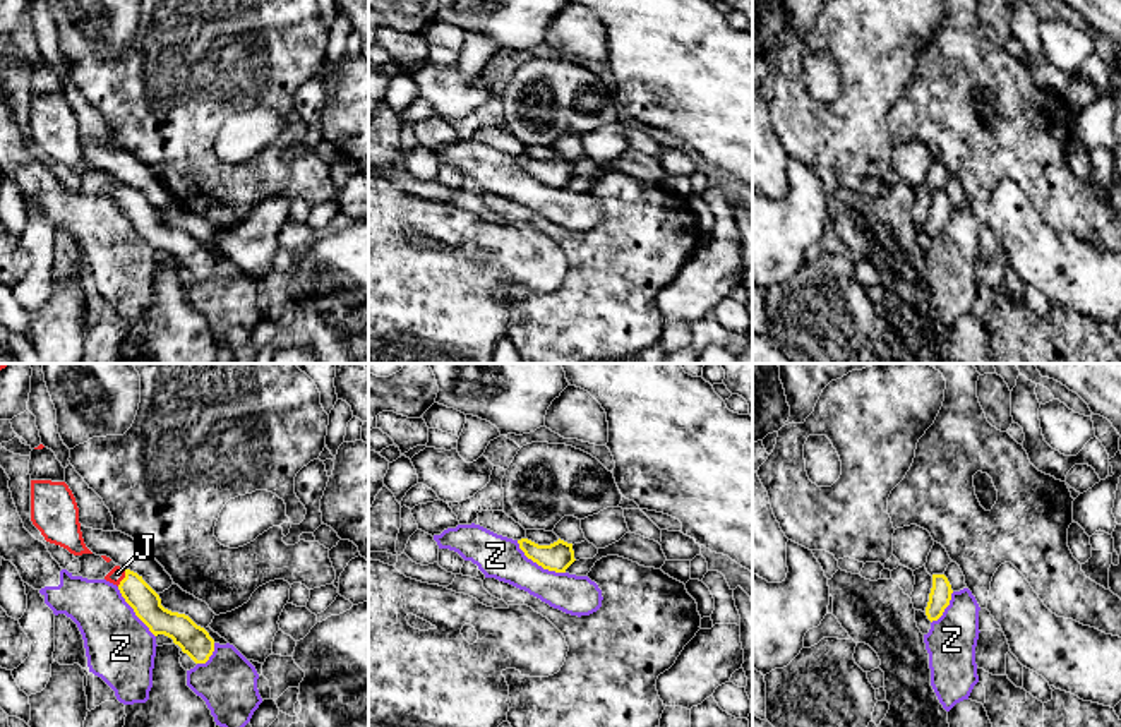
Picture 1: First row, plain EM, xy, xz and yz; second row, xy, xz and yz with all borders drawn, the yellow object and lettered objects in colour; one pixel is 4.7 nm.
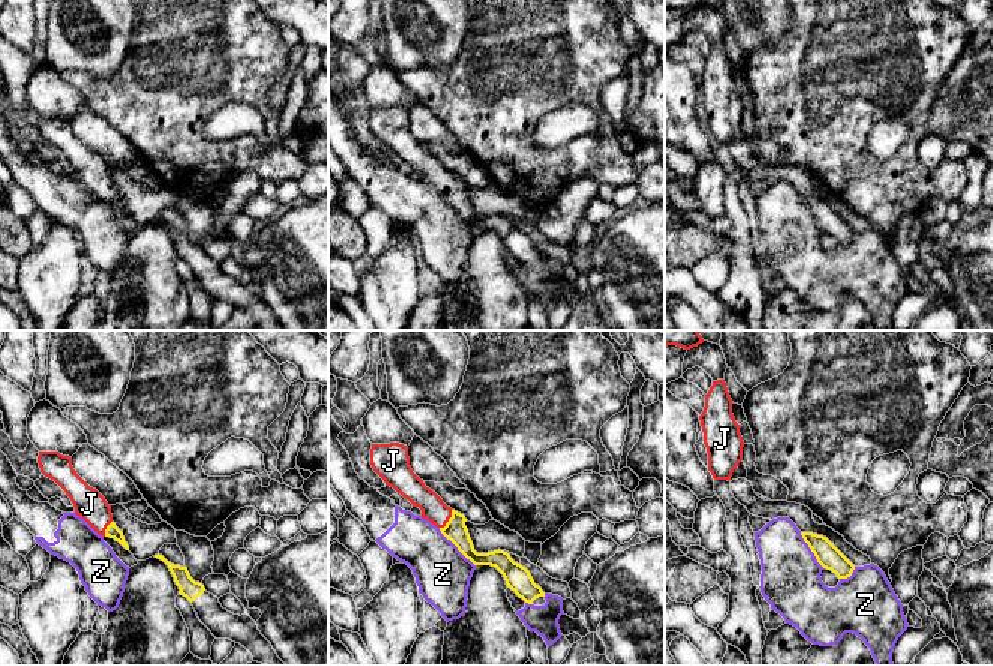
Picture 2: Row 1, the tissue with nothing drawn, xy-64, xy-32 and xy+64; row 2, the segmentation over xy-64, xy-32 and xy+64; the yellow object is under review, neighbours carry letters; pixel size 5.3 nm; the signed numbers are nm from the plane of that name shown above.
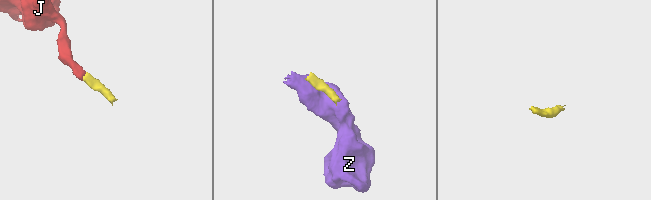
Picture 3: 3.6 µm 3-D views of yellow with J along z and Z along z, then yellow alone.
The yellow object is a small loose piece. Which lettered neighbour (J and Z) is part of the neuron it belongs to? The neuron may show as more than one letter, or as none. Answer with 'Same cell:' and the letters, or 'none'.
Same cell: J

